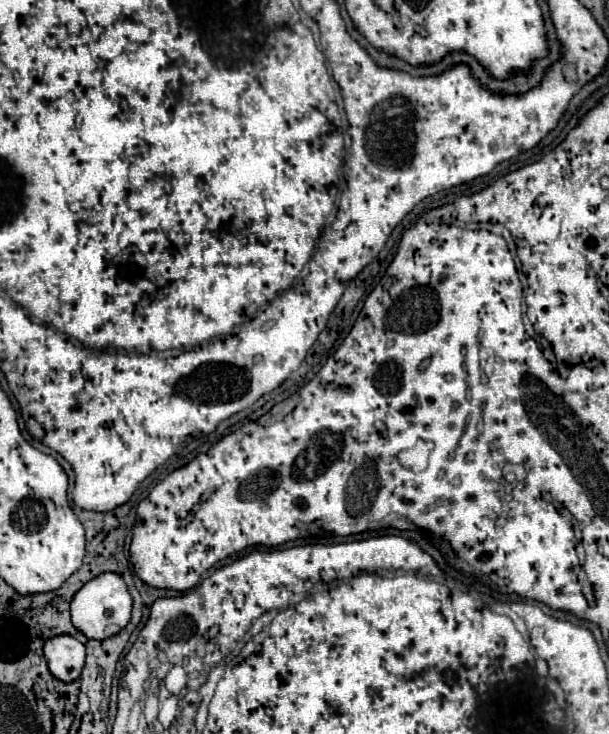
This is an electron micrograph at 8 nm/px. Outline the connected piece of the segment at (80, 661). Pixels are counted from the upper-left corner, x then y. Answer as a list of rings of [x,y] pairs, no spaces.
[[[59,634],[45,642],[45,658],[55,678],[71,682],[81,676],[85,664],[85,646],[69,634]]]

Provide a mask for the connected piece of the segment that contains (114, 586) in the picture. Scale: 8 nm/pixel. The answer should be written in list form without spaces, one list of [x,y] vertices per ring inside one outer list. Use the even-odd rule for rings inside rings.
[[[107,572],[107,574],[101,574],[97,578],[89,580],[87,584],[83,584],[83,588],[73,596],[71,620],[73,620],[73,626],[77,630],[81,630],[85,636],[103,640],[103,638],[115,636],[121,628],[125,628],[129,624],[131,608],[133,608],[133,600],[127,590],[127,584],[123,582],[123,578],[119,574]]]

